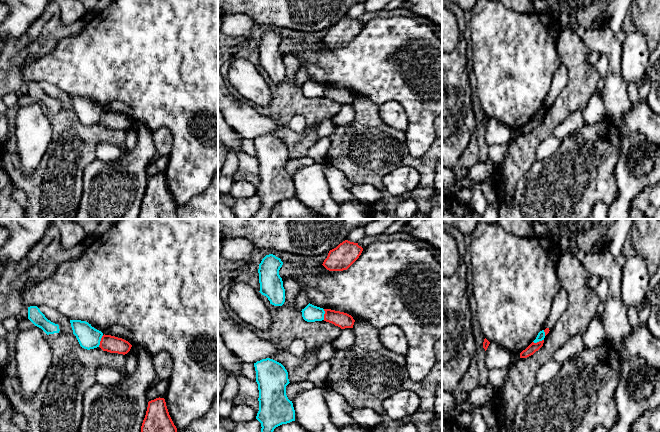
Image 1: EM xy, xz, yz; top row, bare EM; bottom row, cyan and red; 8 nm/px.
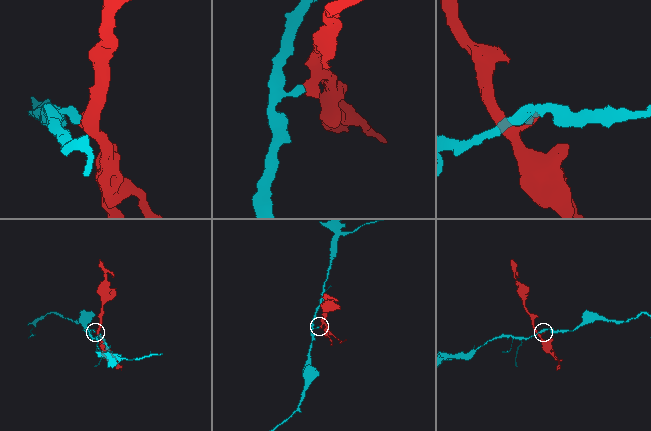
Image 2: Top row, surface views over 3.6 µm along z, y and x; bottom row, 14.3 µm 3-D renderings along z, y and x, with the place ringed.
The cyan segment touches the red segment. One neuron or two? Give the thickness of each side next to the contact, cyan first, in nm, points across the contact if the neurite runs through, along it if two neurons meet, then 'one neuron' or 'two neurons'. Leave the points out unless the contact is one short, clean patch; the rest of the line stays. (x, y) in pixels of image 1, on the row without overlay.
180 nm thick on the cyan side, 140 nm on the other; border along xy (103, 111), (98, 122); two neurons

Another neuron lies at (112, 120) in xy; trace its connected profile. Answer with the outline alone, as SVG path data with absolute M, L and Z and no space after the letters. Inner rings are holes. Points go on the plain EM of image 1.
M104 110L99 123L103 127L125 131L130 127L132 121L122 114Z

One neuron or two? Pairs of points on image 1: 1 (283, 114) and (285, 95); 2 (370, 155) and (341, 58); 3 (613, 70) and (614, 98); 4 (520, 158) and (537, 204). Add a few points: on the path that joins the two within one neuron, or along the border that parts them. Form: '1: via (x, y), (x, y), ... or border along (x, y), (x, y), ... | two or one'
1: via (283, 109), (285, 100) | one
2: border along (355, 95), (366, 97), (377, 105) | two
3: via (614, 77), (614, 91) | one
4: border along (537, 160), (520, 178), (514, 192) | two

